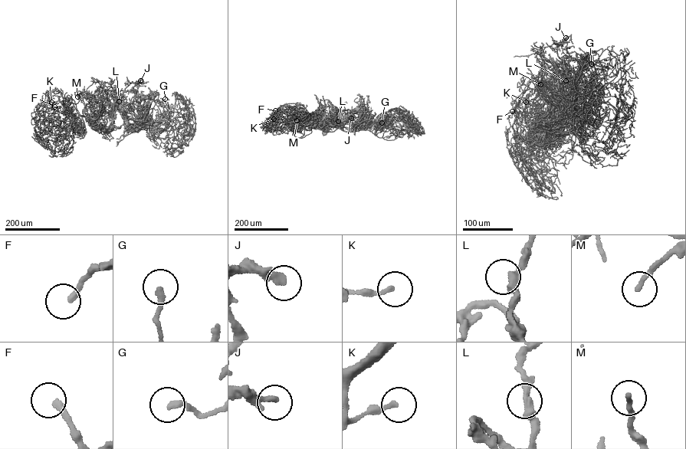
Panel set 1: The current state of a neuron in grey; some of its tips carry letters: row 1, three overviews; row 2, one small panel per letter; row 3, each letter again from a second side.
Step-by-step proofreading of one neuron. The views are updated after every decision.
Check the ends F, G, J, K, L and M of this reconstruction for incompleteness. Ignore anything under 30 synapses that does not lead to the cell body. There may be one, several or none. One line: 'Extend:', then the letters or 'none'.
Extend: F, J

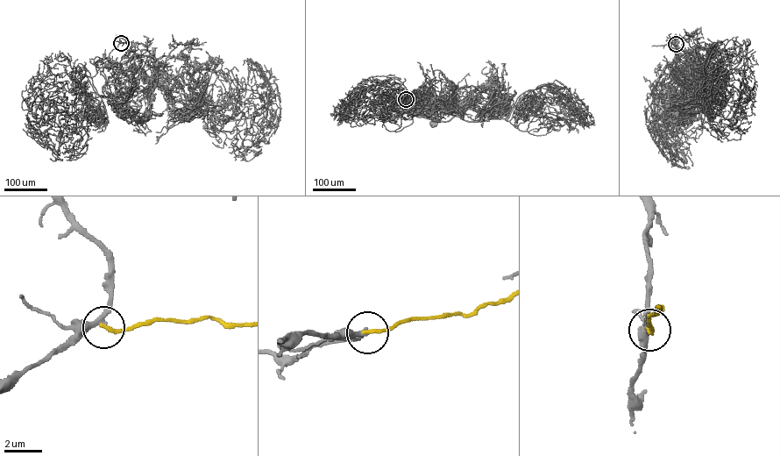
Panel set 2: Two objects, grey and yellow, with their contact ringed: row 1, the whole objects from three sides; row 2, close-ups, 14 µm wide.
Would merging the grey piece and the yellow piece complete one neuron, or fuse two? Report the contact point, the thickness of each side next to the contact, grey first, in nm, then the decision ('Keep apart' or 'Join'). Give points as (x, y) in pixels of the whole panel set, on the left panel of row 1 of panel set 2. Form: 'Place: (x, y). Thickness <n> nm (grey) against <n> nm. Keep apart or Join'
Place: (121, 43). Thickness 240 nm (grey) against 200 nm. Keep apart

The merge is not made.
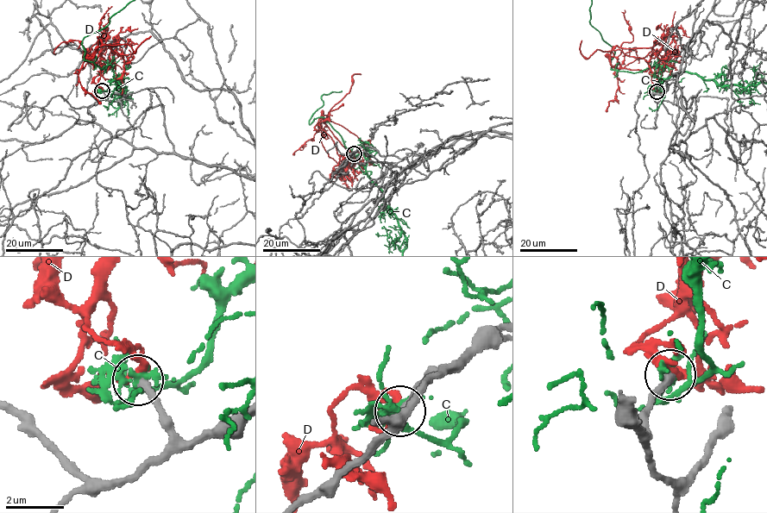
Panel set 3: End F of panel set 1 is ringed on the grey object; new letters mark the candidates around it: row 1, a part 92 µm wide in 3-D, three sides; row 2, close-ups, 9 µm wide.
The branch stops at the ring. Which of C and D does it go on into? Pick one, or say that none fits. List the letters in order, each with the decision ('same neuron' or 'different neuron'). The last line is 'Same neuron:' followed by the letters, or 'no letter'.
C: different neuron
D: different neuron
Same neuron: no letter

